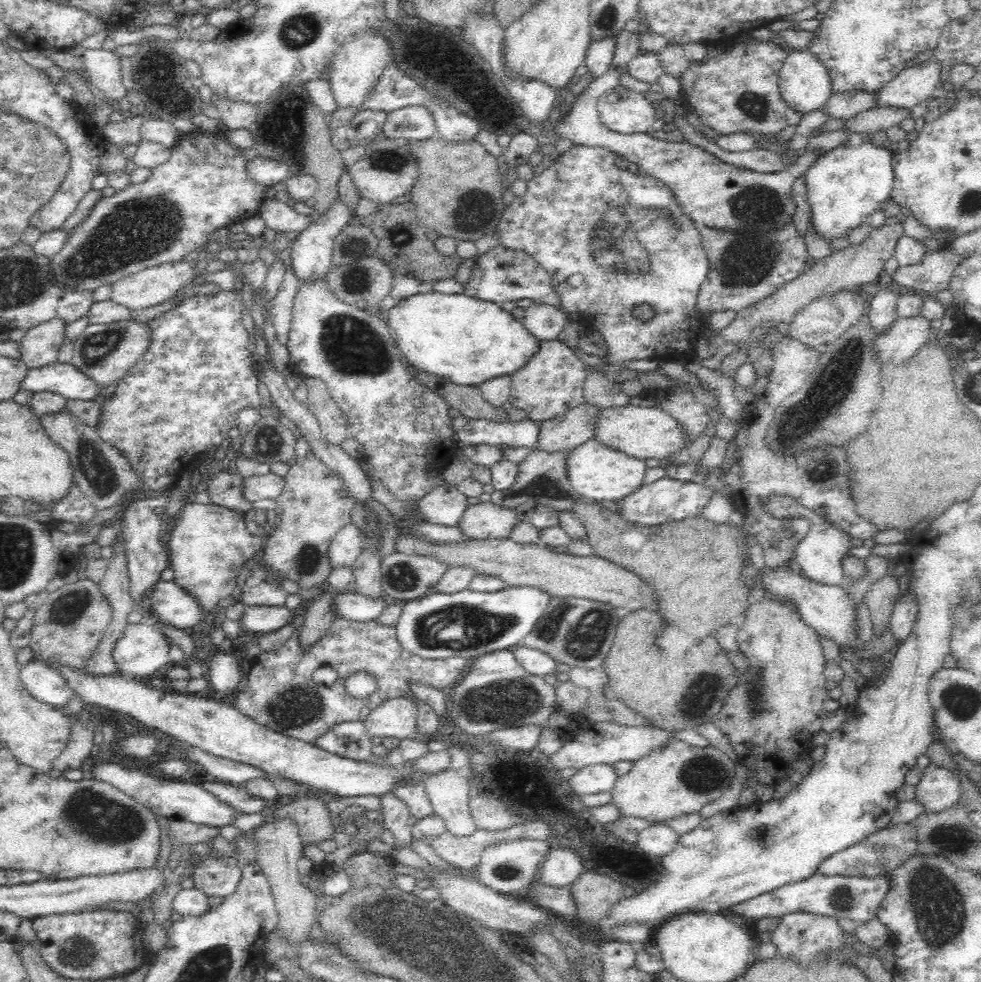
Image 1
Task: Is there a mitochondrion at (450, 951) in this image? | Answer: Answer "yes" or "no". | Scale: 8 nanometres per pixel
yes

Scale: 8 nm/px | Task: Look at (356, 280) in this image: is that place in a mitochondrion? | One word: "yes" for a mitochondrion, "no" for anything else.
yes

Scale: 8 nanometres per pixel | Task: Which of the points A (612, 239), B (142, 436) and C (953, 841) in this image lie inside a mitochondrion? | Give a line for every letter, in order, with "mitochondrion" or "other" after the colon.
A: mitochondrion
B: mitochondrion
C: mitochondrion

